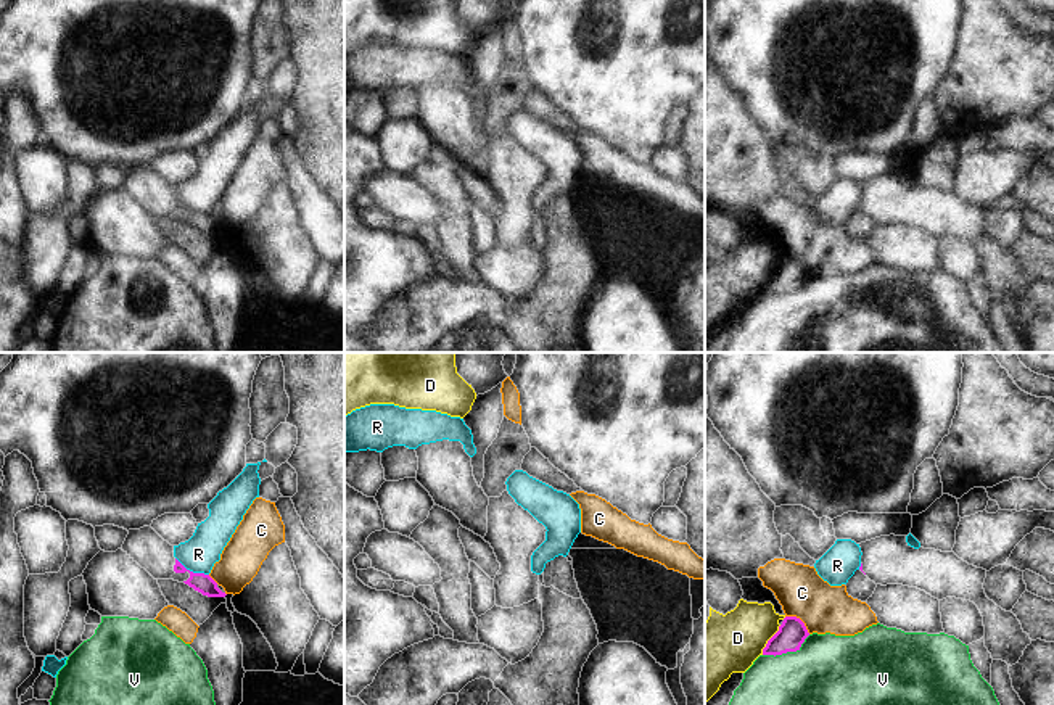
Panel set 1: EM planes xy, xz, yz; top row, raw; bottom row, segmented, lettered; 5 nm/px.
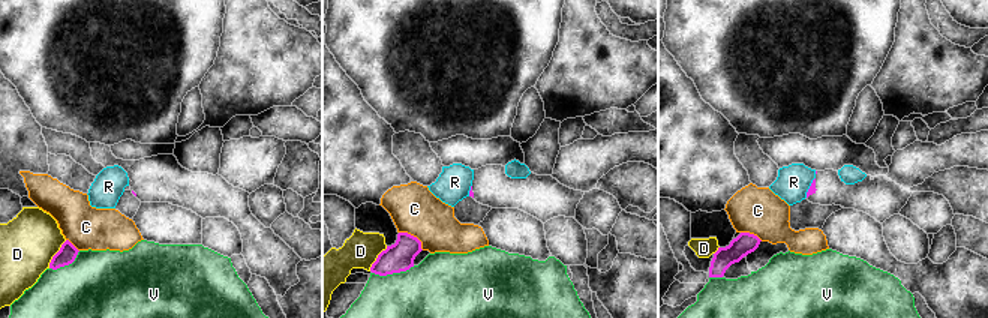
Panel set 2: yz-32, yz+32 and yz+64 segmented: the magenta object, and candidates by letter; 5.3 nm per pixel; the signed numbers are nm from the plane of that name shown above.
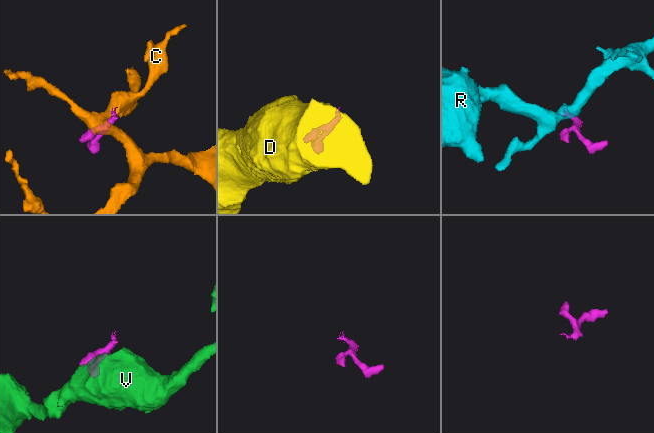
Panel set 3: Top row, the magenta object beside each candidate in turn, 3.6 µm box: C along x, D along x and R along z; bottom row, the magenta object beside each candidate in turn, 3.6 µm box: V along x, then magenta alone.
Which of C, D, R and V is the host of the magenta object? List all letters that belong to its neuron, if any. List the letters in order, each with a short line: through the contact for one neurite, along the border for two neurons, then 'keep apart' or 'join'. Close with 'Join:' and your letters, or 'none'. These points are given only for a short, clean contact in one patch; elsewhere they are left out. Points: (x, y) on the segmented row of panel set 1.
C: keep apart
D: line yz (781, 625), (761, 654); keep apart
R: line xy (176, 557), (187, 568), (208, 575); keep apart
V: line yz (810, 634), (795, 651), (763, 655); keep apart
Join: none

